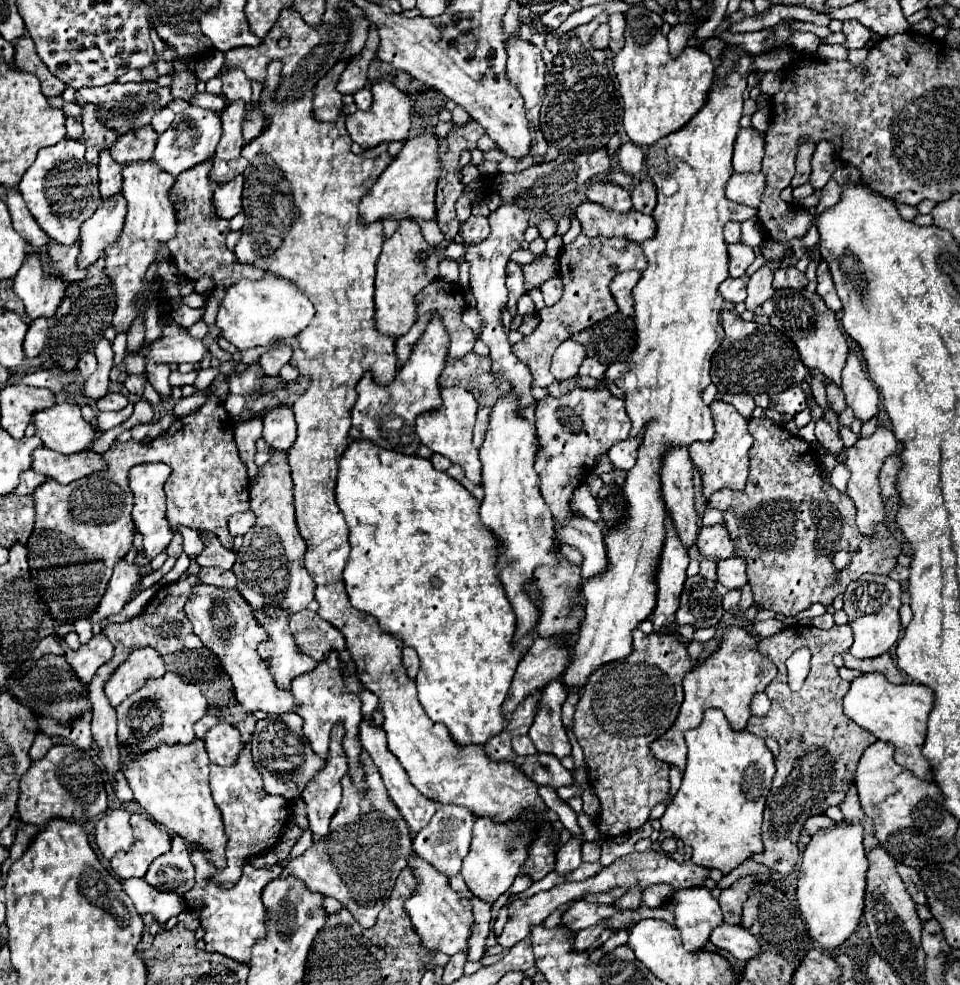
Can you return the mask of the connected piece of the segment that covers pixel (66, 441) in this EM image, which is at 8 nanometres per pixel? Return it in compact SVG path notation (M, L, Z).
M56 402L52 408L36 412L32 420L44 446L62 454L88 450L98 436L82 418L80 406L70 402Z

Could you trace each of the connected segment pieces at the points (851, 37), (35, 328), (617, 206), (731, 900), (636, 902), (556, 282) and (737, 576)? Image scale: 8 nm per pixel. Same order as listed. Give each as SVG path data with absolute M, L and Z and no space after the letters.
M846 20L844 26L842 26L842 32L846 34L846 40L842 44L846 50L864 48L868 38L870 38L870 30L866 26L862 26L860 22L856 22L856 20Z
M44 318L34 320L30 324L30 328L28 328L26 338L24 338L24 354L26 354L26 358L36 358L42 352L46 336L48 336L48 320L44 320Z
M598 180L592 182L586 188L586 198L590 202L598 202L610 210L618 210L618 212L626 212L632 208L630 202L630 192L618 184L612 184L608 180Z
M744 876L738 882L734 882L728 890L722 890L720 894L720 908L724 914L726 924L742 924L742 906L748 900L748 892L758 884L756 876Z
M640 886L630 888L628 894L624 894L620 900L616 900L616 906L618 908L630 908L630 910L638 908L642 904L642 892L644 892L644 888L640 888Z
M552 278L552 280L544 282L542 296L544 296L546 306L554 306L562 298L562 280L560 278Z
M726 558L718 562L718 582L728 590L742 590L748 582L746 562L742 562L742 558Z

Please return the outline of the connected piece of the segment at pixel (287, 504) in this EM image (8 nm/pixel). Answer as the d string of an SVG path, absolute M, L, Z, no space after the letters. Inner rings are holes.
M262 438L256 442L256 448L258 452L268 452L270 462L262 466L258 482L250 488L250 508L256 514L256 524L246 532L244 544L236 552L232 572L238 578L238 592L254 610L276 606L294 614L304 610L314 600L314 580L304 568L306 544L298 534L294 518L290 466L286 454L274 454Z

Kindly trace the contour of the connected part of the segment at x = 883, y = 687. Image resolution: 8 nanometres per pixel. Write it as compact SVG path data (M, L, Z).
M864 674L852 680L850 690L844 698L844 714L850 716L860 728L868 730L882 742L896 746L896 762L910 770L914 776L932 782L934 774L930 762L922 756L922 746L926 740L928 714L934 708L934 694L922 684L890 684L880 674Z

